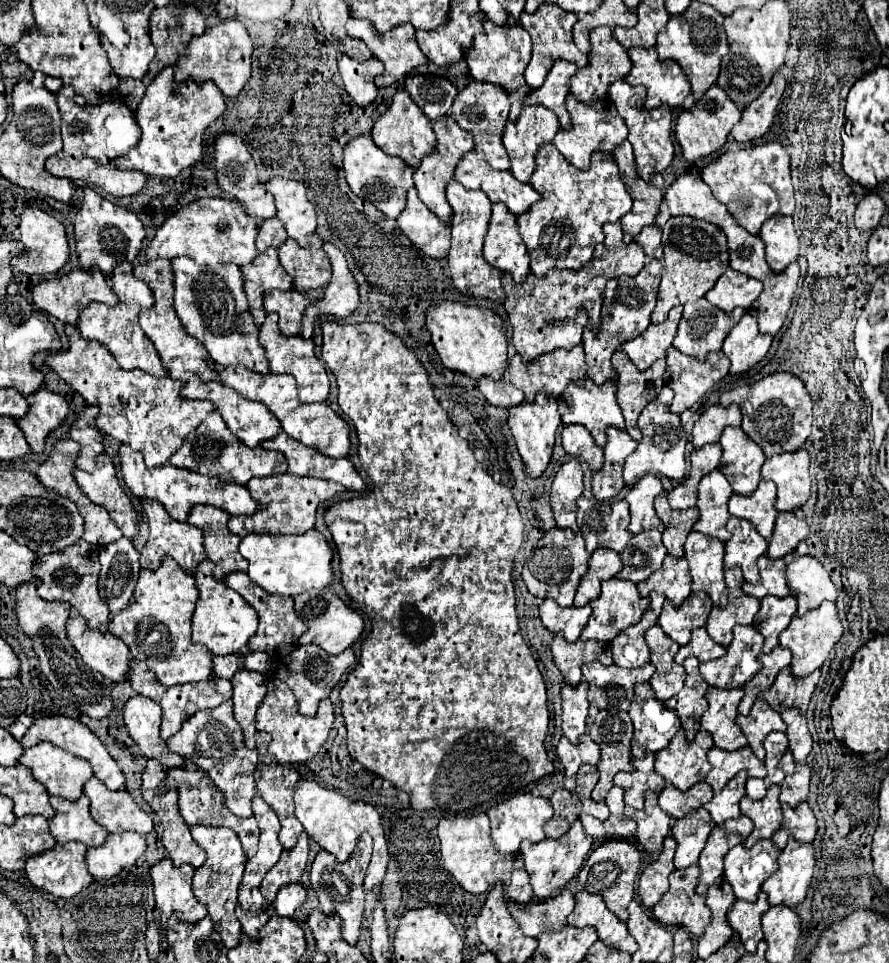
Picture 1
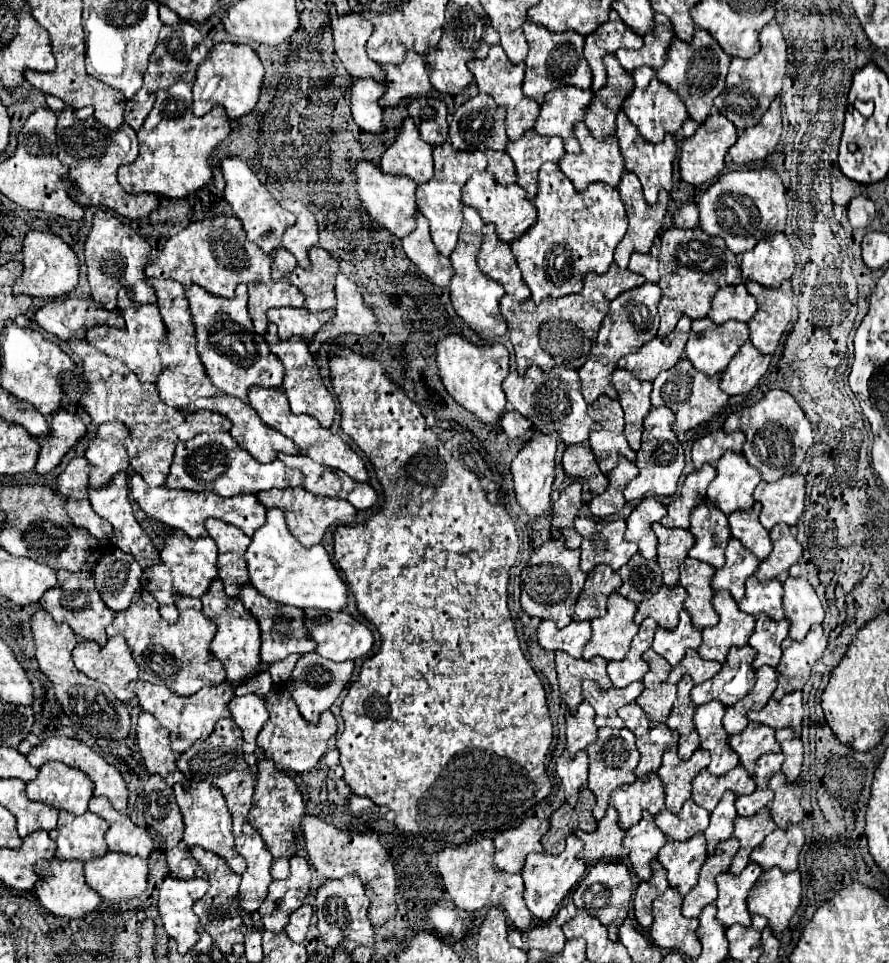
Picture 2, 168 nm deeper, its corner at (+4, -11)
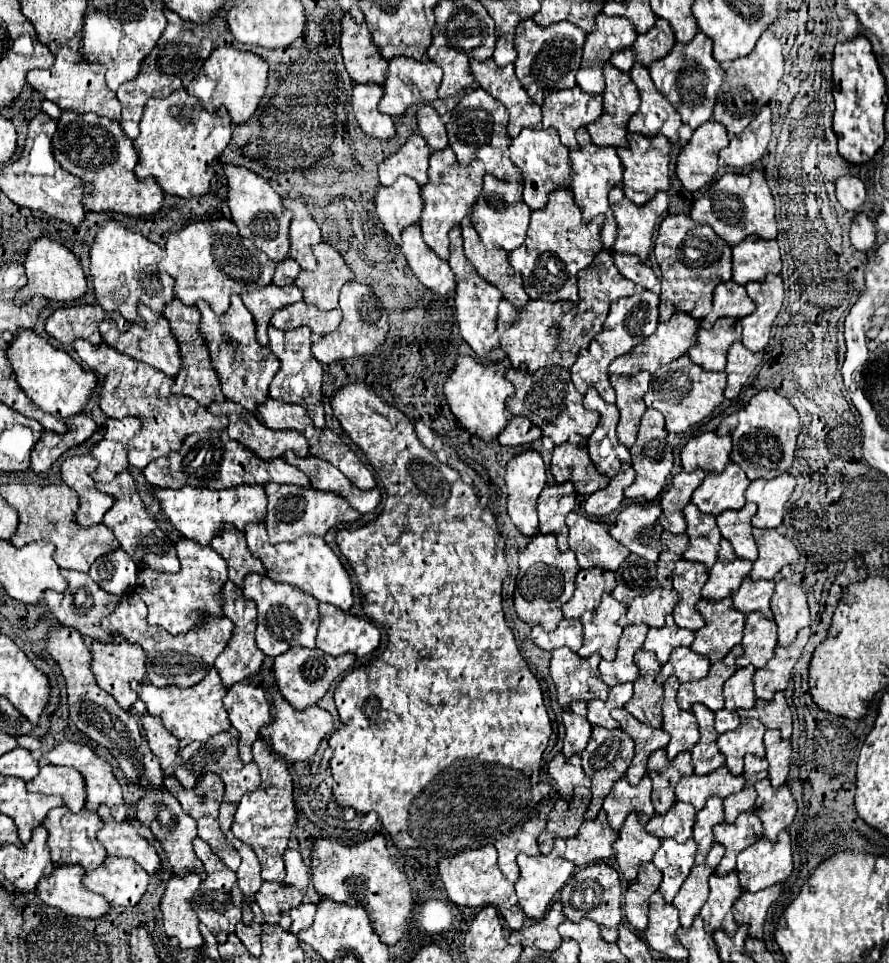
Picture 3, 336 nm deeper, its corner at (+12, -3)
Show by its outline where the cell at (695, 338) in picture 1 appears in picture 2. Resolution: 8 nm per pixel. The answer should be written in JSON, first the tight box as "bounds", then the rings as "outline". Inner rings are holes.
{"bounds":[685,318,749,376],"outline":[[[709,318],[693,320],[685,358],[689,358],[699,372],[715,376],[727,368],[729,360],[747,340],[749,328],[745,322],[729,320],[725,324],[713,324]]]}

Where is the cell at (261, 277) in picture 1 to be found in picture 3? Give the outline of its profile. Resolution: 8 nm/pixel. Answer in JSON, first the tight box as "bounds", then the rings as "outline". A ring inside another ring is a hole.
{"bounds":[241,284,301,344],"outline":[[[269,284],[265,288],[257,288],[253,292],[243,292],[241,294],[241,300],[243,304],[247,306],[247,310],[253,314],[255,318],[255,324],[257,324],[257,340],[259,344],[267,344],[267,326],[269,326],[269,320],[271,320],[271,314],[277,310],[277,308],[283,308],[287,304],[293,304],[293,302],[299,302],[301,300],[301,290],[295,288],[295,284],[291,286],[275,286],[275,284]]]}

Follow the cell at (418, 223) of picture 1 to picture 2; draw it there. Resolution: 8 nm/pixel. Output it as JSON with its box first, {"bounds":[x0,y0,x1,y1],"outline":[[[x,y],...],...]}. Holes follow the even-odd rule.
{"bounds":[403,216,453,288],"outline":[[[425,216],[417,218],[417,228],[403,238],[403,250],[407,258],[427,276],[433,284],[445,288],[449,286],[453,278],[453,266],[451,260],[441,256],[431,240],[429,234],[429,222]]]}

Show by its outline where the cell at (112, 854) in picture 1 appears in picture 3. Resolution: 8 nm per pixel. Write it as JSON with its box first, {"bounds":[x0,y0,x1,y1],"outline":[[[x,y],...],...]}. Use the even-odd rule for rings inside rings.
{"bounds":[83,856,149,906],"outline":[[[107,856],[101,866],[85,870],[83,882],[113,906],[135,906],[147,890],[149,874],[135,860]]]}

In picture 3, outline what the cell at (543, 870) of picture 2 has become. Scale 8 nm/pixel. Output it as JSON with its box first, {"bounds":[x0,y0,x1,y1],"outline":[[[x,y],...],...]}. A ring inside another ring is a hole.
{"bounds":[515,838,575,920],"outline":[[[557,838],[555,840],[555,848],[551,854],[537,854],[537,856],[527,856],[527,854],[519,854],[517,856],[517,864],[519,864],[519,880],[515,882],[515,890],[517,890],[517,898],[519,904],[523,908],[523,912],[533,918],[533,920],[541,920],[547,912],[547,906],[551,904],[553,896],[563,888],[563,884],[573,876],[575,872],[575,864],[569,864],[565,858],[565,840]]]}

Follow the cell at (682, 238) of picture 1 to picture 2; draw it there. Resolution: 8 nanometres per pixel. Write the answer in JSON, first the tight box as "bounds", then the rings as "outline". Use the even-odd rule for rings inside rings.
{"bounds":[659,228,733,336],"outline":[[[669,228],[661,236],[659,248],[659,262],[661,262],[661,280],[659,288],[663,290],[663,298],[659,302],[659,336],[667,336],[673,332],[677,320],[681,316],[689,316],[693,320],[705,318],[711,308],[711,300],[715,292],[725,286],[725,270],[733,264],[733,254],[725,246],[721,238],[711,238],[699,228]]]}

